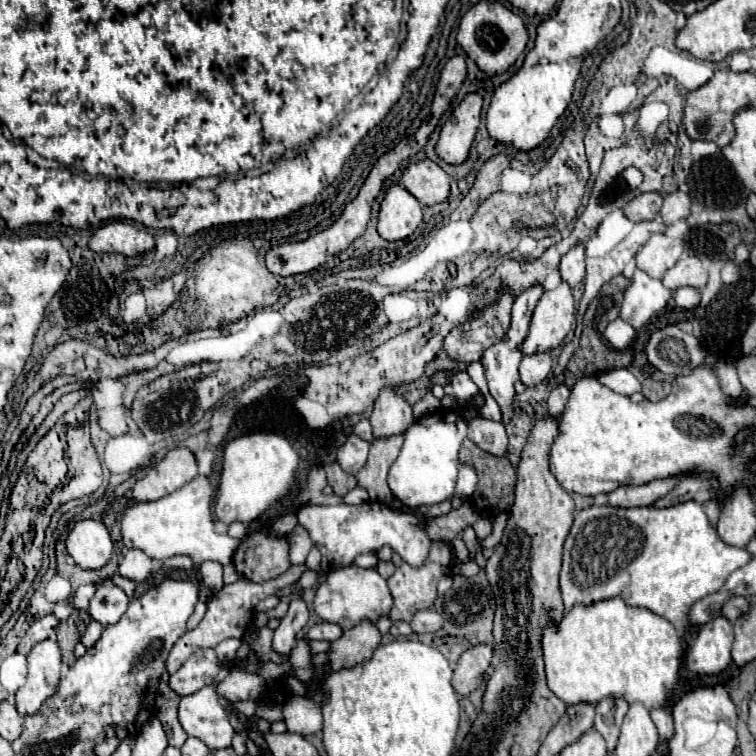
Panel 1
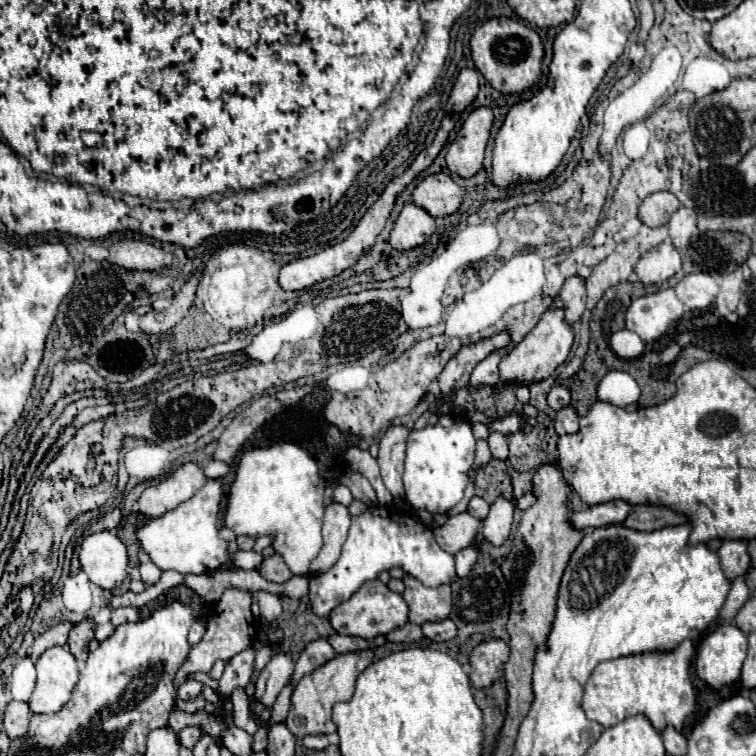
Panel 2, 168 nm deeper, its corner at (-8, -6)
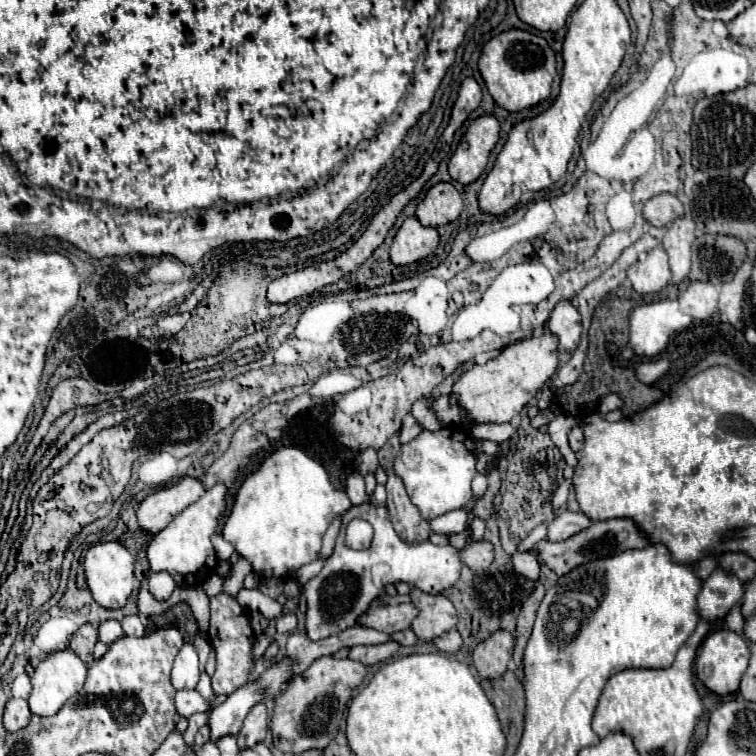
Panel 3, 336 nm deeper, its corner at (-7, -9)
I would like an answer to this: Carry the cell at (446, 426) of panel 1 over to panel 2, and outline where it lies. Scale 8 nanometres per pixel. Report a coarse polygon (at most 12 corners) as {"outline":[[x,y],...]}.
{"outline":[[464,417],[412,431],[404,495],[446,513],[470,481],[476,439]]}

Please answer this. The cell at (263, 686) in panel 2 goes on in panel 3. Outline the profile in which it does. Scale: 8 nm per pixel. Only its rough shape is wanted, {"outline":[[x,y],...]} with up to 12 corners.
{"outline":[[257,704],[237,734],[239,752],[267,734],[267,708]]}

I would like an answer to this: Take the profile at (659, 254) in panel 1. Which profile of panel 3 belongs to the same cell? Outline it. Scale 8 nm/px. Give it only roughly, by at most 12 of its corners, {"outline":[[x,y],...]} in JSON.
{"outline":[[659,246],[627,270],[633,290],[653,294],[671,282]]}

